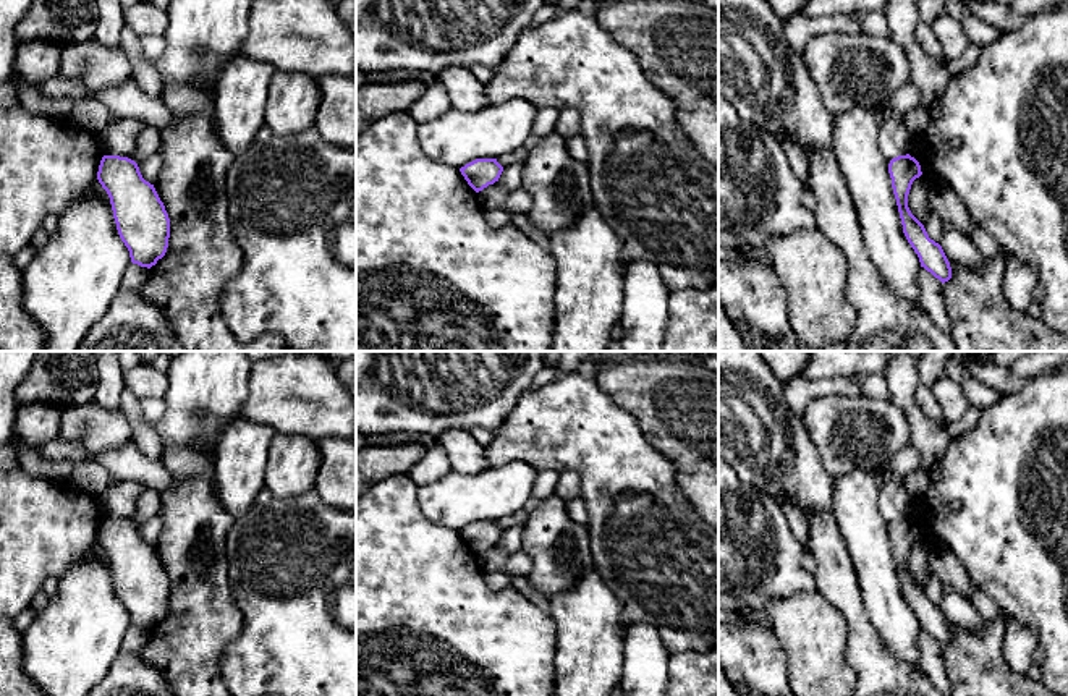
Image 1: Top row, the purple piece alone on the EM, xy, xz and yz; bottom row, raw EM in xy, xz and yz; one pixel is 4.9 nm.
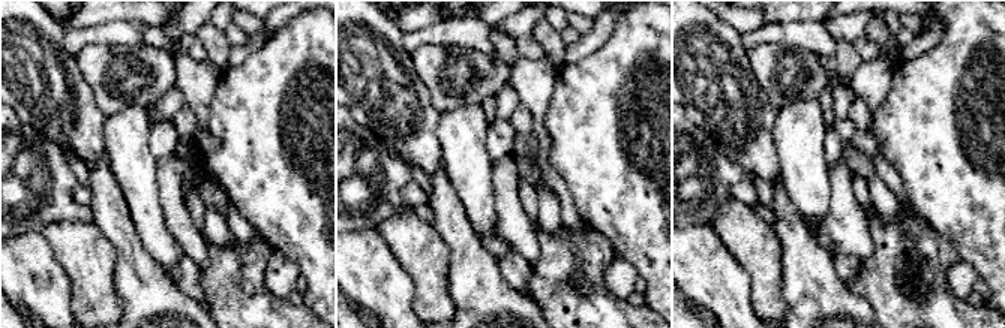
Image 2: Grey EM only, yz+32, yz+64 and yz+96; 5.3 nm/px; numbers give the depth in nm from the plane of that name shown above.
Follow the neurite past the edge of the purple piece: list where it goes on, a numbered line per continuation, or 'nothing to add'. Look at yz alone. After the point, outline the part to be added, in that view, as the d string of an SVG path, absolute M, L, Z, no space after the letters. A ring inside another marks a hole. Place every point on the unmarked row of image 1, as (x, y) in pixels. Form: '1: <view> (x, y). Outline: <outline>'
nothing to add

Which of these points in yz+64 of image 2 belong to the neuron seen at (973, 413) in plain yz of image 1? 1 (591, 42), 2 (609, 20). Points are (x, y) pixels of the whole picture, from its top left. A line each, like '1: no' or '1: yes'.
1: yes
2: yes

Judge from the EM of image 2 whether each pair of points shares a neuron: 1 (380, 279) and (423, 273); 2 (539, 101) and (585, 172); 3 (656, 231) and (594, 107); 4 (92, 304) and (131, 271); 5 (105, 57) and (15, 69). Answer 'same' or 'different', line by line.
1: different
2: different
3: same
4: different
5: different

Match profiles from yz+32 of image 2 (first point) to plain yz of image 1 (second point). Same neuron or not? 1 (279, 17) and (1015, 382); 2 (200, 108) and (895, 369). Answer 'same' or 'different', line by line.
1: different
2: same

